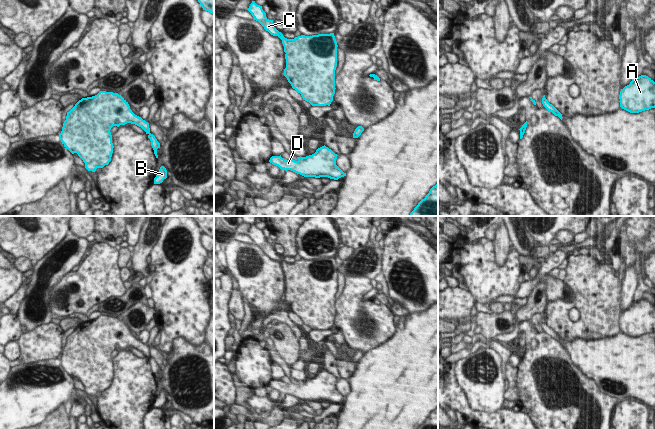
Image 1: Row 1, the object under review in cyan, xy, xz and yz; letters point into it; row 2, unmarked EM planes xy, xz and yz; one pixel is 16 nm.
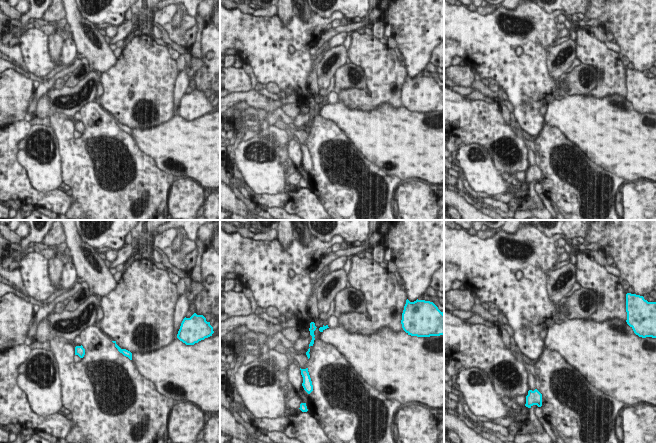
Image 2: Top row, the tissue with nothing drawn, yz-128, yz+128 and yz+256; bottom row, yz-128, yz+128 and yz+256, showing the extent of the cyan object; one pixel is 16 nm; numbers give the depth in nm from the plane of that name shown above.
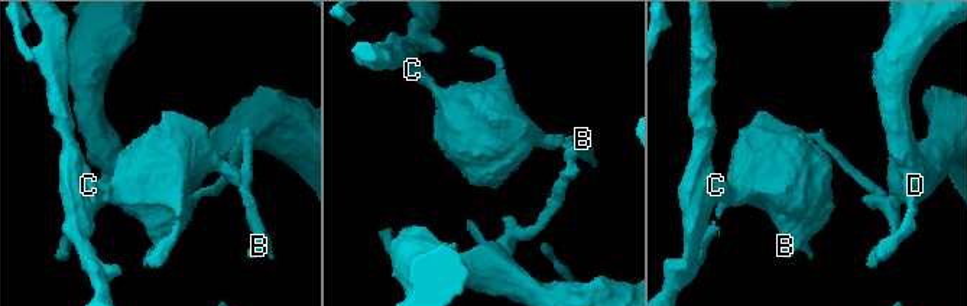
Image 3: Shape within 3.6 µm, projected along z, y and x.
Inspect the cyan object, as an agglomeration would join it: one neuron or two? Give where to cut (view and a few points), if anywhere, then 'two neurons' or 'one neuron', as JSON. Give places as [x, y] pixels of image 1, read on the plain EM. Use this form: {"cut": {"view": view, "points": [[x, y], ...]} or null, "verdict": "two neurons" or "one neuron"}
{"cut": {"view": "yz", "points": [[524, 348], [524, 353], [520, 357]]}, "verdict": "two neurons"}

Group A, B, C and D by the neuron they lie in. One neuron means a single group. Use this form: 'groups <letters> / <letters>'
groups A B D / C

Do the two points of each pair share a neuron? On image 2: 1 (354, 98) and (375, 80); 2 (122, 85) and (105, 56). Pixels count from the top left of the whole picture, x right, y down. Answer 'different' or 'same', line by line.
1: same
2: different

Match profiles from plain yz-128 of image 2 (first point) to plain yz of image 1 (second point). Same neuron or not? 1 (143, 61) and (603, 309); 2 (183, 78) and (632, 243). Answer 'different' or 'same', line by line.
1: same
2: same

